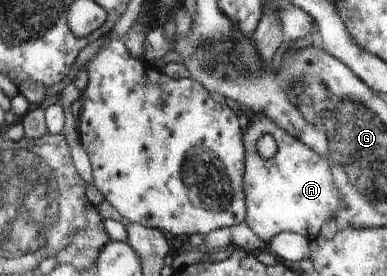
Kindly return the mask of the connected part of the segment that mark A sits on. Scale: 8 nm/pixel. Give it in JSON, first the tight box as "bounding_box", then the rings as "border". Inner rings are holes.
{"bounding_box":[244,113,342,244],"border":[[[257,113],[253,118],[244,128],[247,130],[246,219],[249,228],[266,244],[283,231],[308,239],[317,238],[323,224],[340,215],[342,194],[332,174],[334,160],[311,150],[264,114]],[[264,134],[271,134],[277,143],[277,152],[270,159],[259,156],[255,147]]]}

